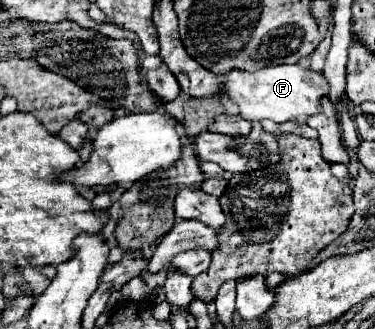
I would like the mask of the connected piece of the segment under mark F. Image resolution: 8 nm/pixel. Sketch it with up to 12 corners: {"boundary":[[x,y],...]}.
{"boundary":[[300,66],[220,74],[248,122],[304,122],[326,96]]}

